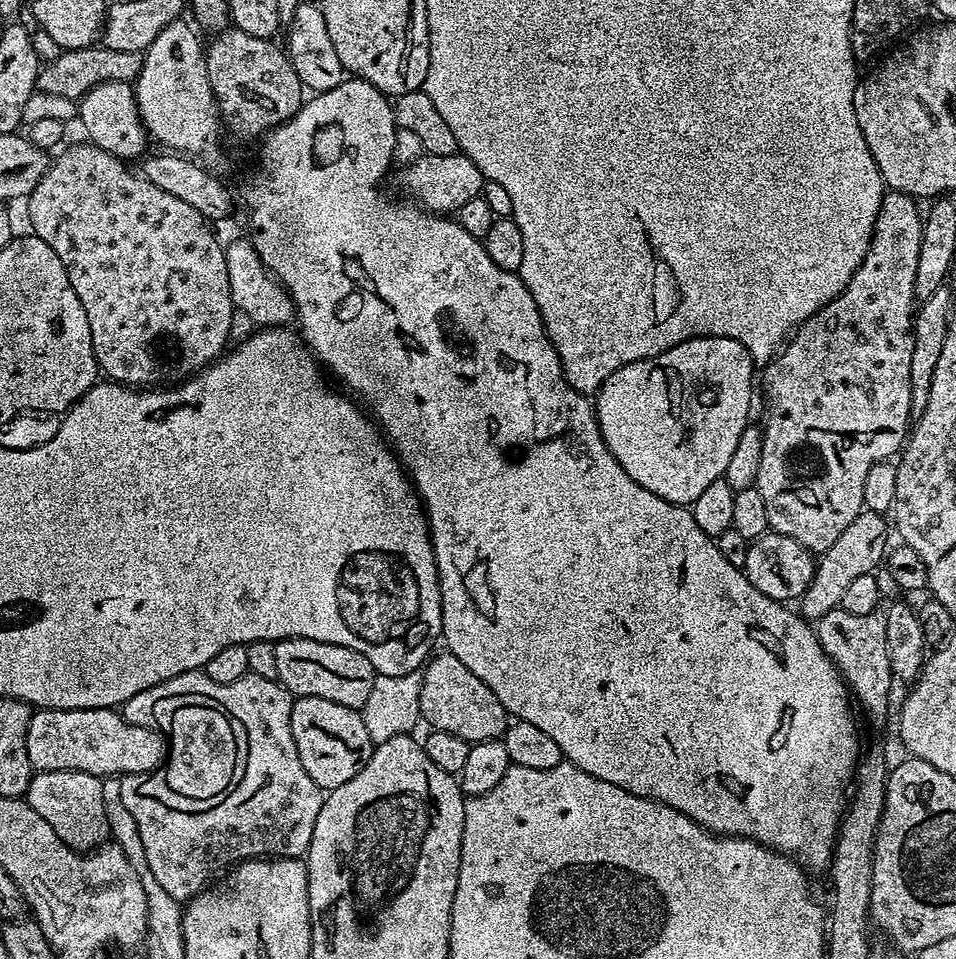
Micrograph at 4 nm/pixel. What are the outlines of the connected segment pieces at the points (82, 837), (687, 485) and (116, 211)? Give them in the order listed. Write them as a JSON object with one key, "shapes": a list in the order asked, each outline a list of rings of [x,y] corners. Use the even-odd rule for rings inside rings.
{"shapes":[[[[54,770],[36,772],[26,793],[26,802],[45,822],[54,826],[54,834],[78,853],[93,851],[109,839],[109,827],[103,801],[103,779],[89,772]]],[[[721,336],[690,338],[657,356],[622,365],[594,396],[596,421],[604,444],[638,486],[671,504],[691,506],[710,482],[723,477],[730,458],[734,458],[738,438],[750,426],[752,368],[754,361],[746,346]]],[[[69,143],[59,153],[61,156],[57,160],[55,157],[49,163],[41,180],[27,196],[34,235],[42,238],[42,242],[46,242],[46,246],[50,246],[54,254],[58,254],[70,278],[70,286],[74,286],[74,294],[78,294],[82,310],[86,310],[86,322],[90,322],[90,338],[96,355],[96,367],[103,375],[104,372],[108,375],[105,377],[109,381],[129,386],[160,386],[165,382],[180,382],[185,378],[191,378],[200,369],[208,367],[229,347],[228,335],[232,332],[234,305],[230,294],[230,274],[226,274],[225,245],[222,240],[220,244],[219,238],[212,233],[213,225],[205,220],[202,214],[198,214],[194,206],[182,202],[182,198],[174,198],[174,194],[166,194],[166,190],[154,186],[154,182],[140,175],[139,171],[132,169],[131,172],[128,169],[131,167],[114,154],[102,150],[94,143],[83,143],[72,145]]]]}

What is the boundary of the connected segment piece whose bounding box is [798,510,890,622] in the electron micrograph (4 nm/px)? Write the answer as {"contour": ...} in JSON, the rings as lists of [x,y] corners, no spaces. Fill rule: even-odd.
{"contour":[[[867,510],[860,512],[858,518],[854,518],[854,522],[850,522],[850,526],[846,526],[846,530],[842,530],[839,538],[825,552],[819,553],[816,560],[816,572],[812,576],[810,586],[798,600],[798,611],[805,620],[815,622],[822,618],[822,614],[837,611],[842,602],[842,594],[846,594],[846,589],[856,579],[862,578],[862,574],[873,574],[881,567],[882,561],[890,548],[890,543],[888,544],[888,528],[890,532],[890,524],[889,521],[887,524],[884,520],[887,519],[879,512],[869,512]]]}

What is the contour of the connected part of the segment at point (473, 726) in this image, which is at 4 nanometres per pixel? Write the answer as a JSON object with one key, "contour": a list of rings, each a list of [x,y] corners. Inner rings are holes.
{"contour":[[[447,650],[442,654],[433,655],[427,661],[422,675],[422,694],[418,712],[424,715],[424,720],[429,729],[438,732],[449,732],[458,738],[467,740],[469,745],[477,744],[483,740],[499,740],[508,729],[510,717],[508,712],[498,702],[494,690],[476,677],[474,670],[466,670],[458,658]]]}

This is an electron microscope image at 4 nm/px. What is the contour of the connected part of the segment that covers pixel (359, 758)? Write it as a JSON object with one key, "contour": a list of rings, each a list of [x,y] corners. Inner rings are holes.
{"contour":[[[301,696],[293,699],[290,730],[294,734],[294,746],[298,746],[298,758],[302,758],[302,766],[306,766],[306,774],[314,778],[321,790],[350,782],[372,757],[374,741],[366,734],[363,715],[355,708],[338,706],[338,702],[326,702],[326,698]]]}

